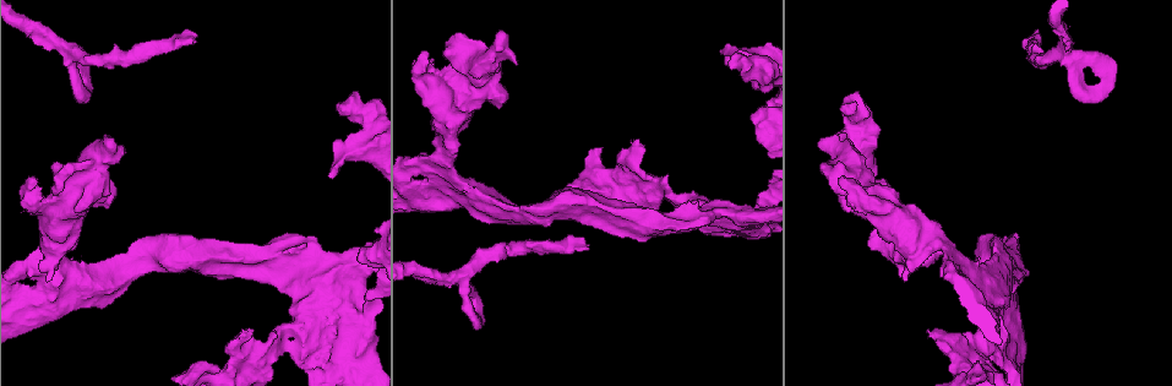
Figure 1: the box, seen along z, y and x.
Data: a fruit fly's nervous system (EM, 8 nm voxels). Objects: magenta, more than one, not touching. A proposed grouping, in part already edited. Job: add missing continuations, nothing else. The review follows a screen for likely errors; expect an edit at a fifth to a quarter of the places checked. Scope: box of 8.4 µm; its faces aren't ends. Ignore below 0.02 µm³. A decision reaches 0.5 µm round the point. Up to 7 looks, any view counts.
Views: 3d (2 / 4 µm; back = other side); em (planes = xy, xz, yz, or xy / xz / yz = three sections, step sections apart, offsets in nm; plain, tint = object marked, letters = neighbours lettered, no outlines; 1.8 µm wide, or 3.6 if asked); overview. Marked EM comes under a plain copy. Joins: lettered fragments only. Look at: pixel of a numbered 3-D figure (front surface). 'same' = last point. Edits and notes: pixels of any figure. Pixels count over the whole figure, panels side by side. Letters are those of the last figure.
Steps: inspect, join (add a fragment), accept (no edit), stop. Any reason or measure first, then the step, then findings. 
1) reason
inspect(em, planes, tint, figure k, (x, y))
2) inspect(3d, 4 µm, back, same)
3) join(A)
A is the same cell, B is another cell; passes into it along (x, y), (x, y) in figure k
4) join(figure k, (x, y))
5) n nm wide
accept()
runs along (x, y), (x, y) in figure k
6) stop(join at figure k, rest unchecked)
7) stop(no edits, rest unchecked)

an open end
inspect(3d, 4 µm, figure 1, (250, 329))

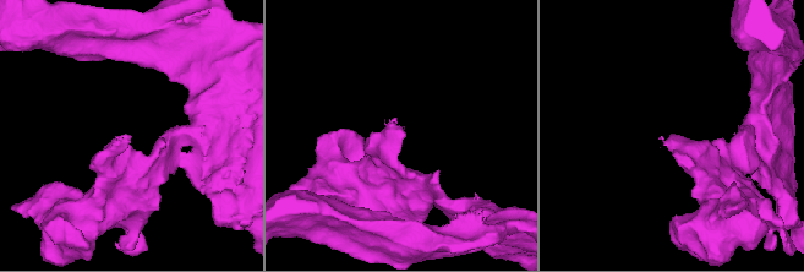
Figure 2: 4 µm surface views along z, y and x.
now the EM
inspect(em, xy, step 8, letters, figure 2, (660, 137))

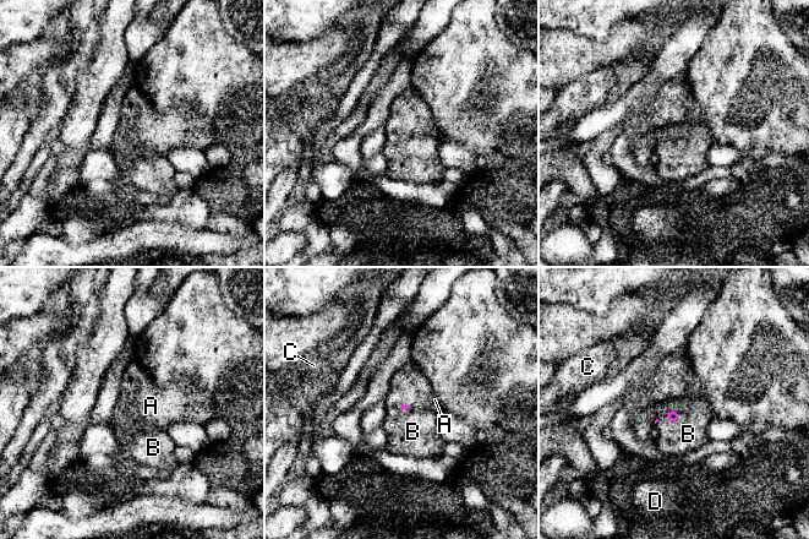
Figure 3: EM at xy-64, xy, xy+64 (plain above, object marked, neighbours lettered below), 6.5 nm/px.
inspect(em, planes, letters, same)

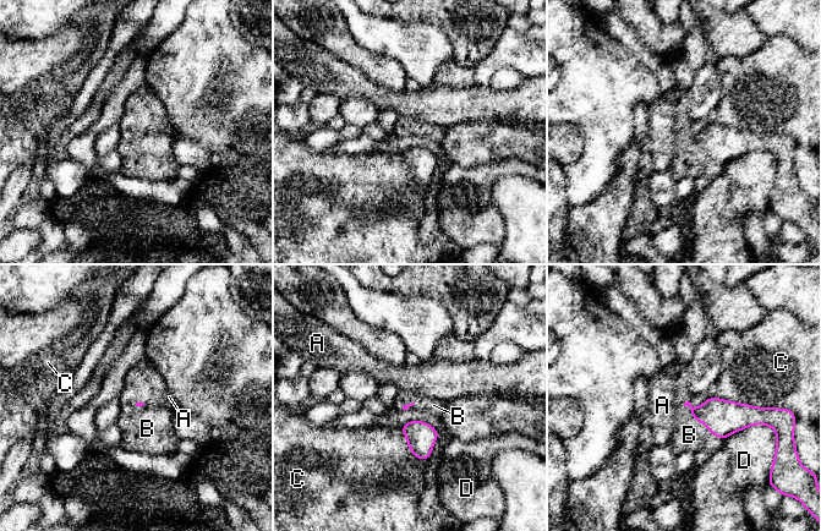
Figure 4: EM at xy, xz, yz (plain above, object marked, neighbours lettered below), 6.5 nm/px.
accept()
A, B, C and D are other cells; no lettered fragment goes on from it

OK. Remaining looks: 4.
long arm stops here
inspect(3d, 2 µm, back, figure 1, (586, 245))

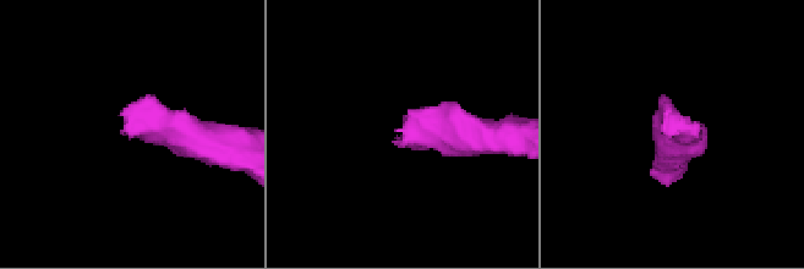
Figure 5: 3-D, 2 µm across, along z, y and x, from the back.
need the tissue
inspect(em, planes, letters, figure 5, (397, 141))

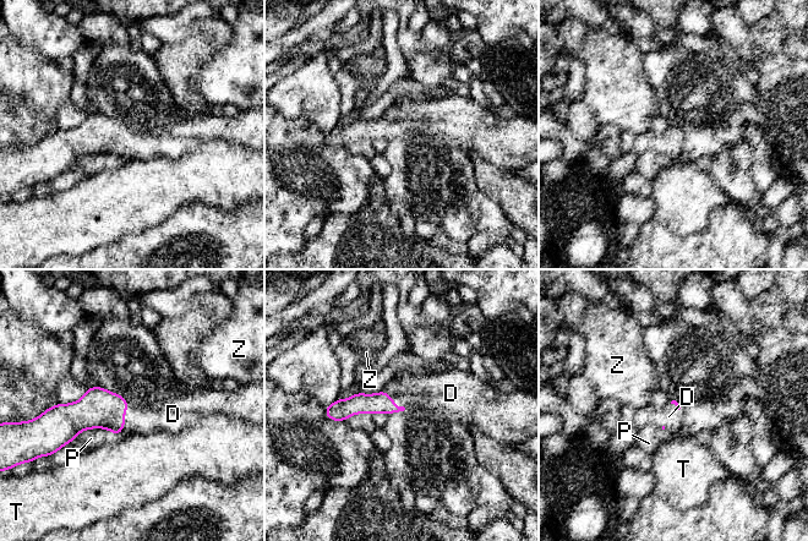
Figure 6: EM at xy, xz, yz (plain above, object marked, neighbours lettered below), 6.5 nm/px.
join(D)
D is the same cell, P, T and Z are other cells; passes into it along (98, 408), (124, 417), (160, 416) in figure 6; it goes on there

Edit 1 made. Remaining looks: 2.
an open end
inspect(em, planes, letters, figure 1, (725, 53))

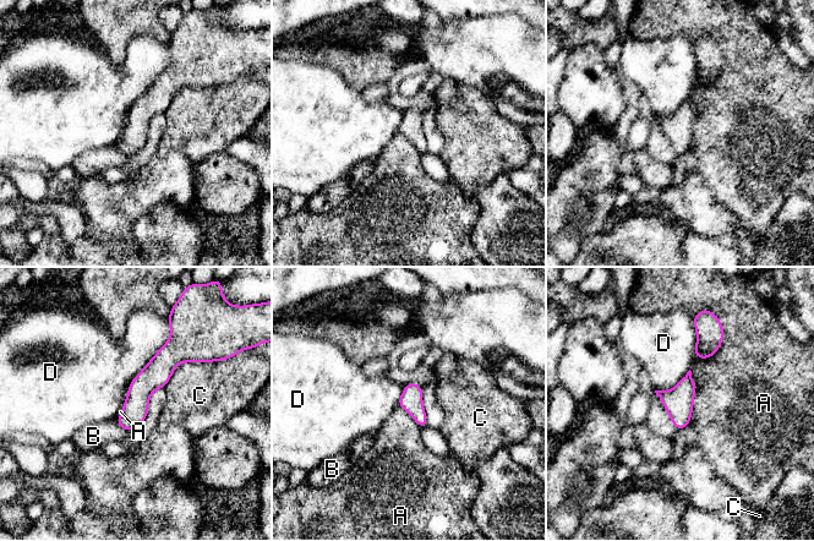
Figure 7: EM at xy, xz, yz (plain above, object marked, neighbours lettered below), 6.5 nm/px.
D touches over 500 nm
accept()
A, B, C and D are other cells; runs along (173, 342), (126, 426) in figure 7; none of them fits

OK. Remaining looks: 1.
stop(join at figure 6, rest unchecked)

